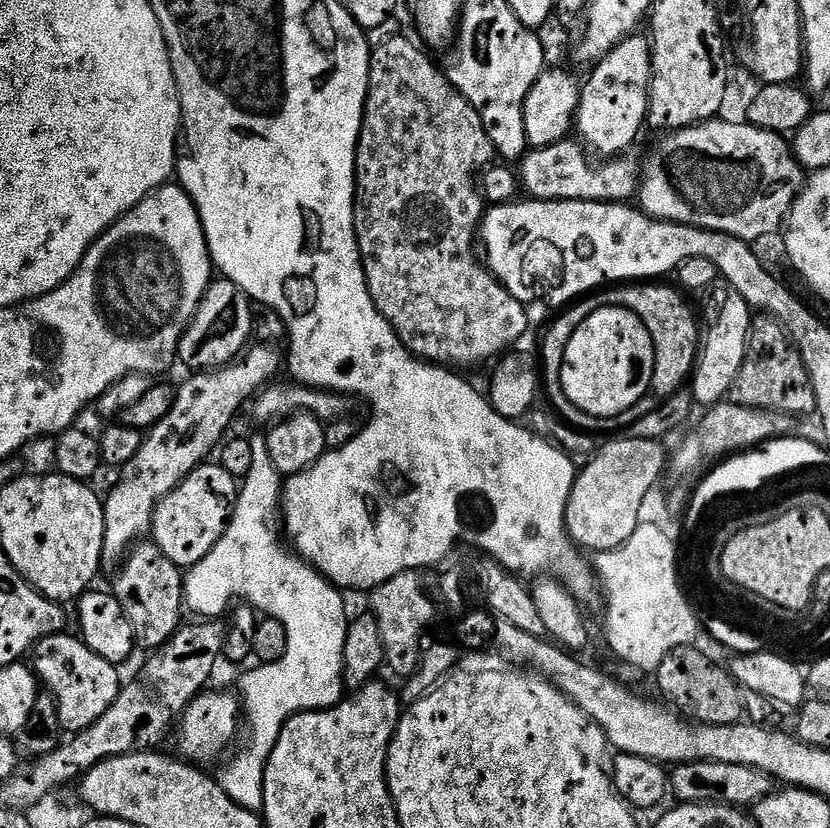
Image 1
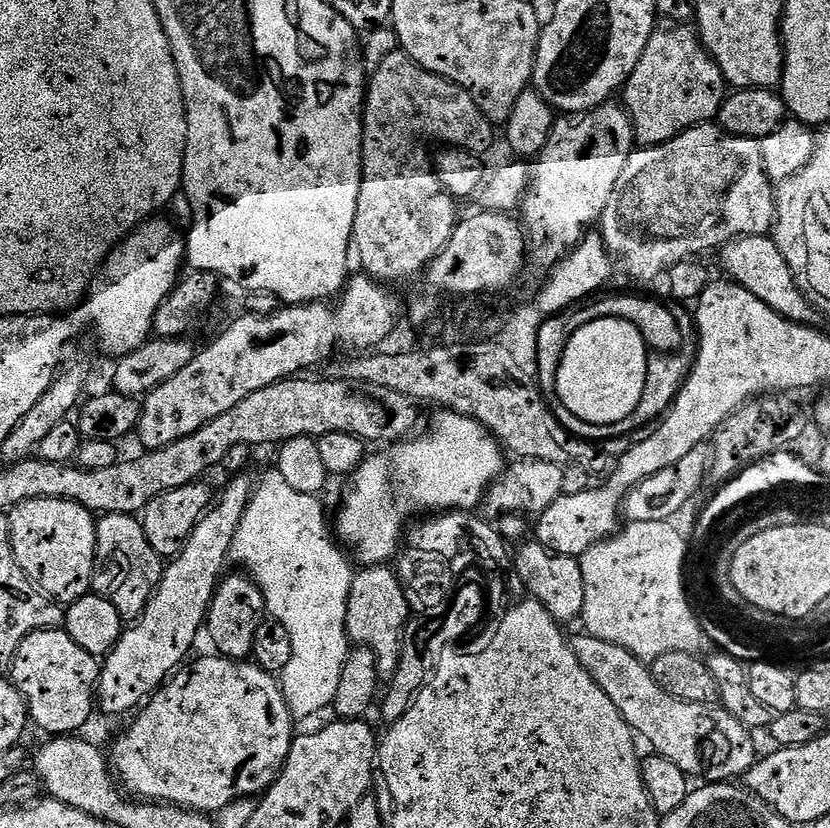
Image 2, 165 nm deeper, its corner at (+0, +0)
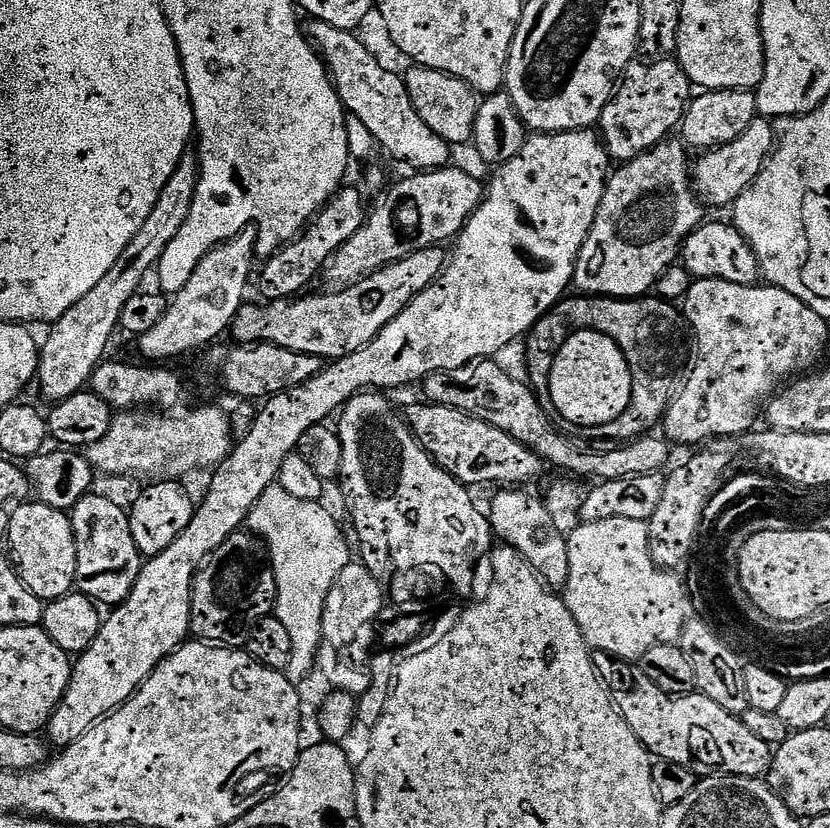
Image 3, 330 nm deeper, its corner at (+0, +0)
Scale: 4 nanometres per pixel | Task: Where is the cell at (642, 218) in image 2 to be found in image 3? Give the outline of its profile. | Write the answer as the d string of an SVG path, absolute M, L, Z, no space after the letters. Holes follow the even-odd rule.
M679 143L671 144L657 144L652 151L621 163L617 167L620 169L609 175L600 212L594 218L590 234L576 260L574 284L576 288L580 287L577 289L581 293L617 298L639 298L651 293L660 277L677 263L684 239L705 223L705 209L690 187L690 160L688 164L685 149Z

